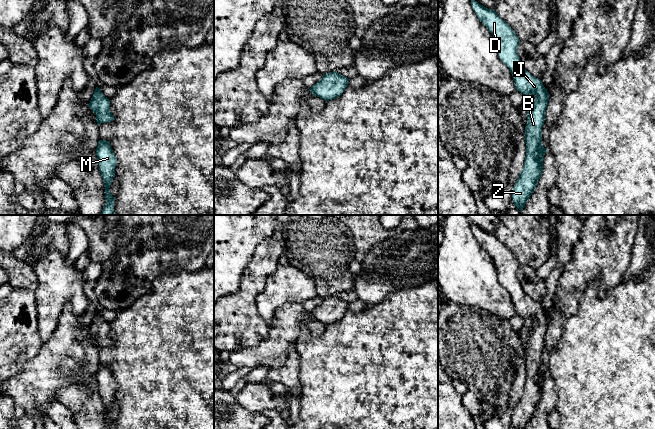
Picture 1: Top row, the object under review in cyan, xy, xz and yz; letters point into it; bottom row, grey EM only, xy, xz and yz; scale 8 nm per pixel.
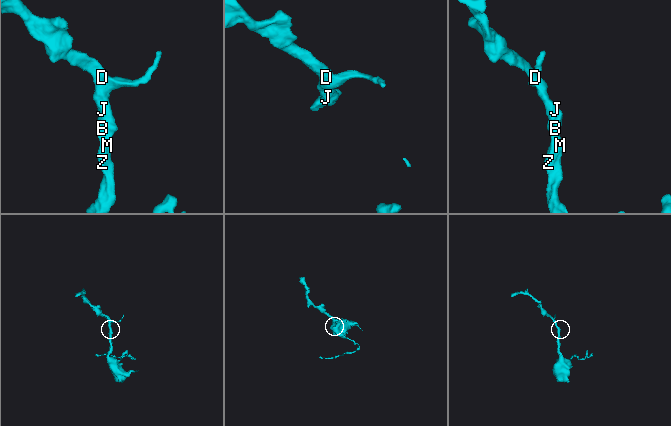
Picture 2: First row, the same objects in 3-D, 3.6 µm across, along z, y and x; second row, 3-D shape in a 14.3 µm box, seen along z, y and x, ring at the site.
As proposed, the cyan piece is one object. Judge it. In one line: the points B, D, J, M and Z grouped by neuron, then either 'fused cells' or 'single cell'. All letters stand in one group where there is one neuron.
groups B D J M Z; single cell

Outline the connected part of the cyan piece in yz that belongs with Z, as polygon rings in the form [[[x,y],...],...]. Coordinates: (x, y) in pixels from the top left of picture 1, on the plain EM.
[[[471,224],[471,229],[478,243],[493,259],[498,270],[499,282],[510,293],[516,314],[525,321],[526,381],[512,415],[514,429],[525,429],[542,399],[544,379],[548,374],[542,369],[542,351],[549,318],[542,305],[523,291],[517,276],[520,264],[514,254],[498,240],[495,234],[488,233],[475,224]]]

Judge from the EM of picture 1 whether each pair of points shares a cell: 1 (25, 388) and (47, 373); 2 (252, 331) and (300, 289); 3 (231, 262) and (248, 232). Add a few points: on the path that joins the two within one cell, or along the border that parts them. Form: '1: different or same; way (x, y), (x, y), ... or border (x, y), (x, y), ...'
1: same; way (30, 388), (42, 378)
2: different; border (255, 298), (257, 312), (268, 326)
3: same; way (231, 255), (231, 249), (241, 239)

